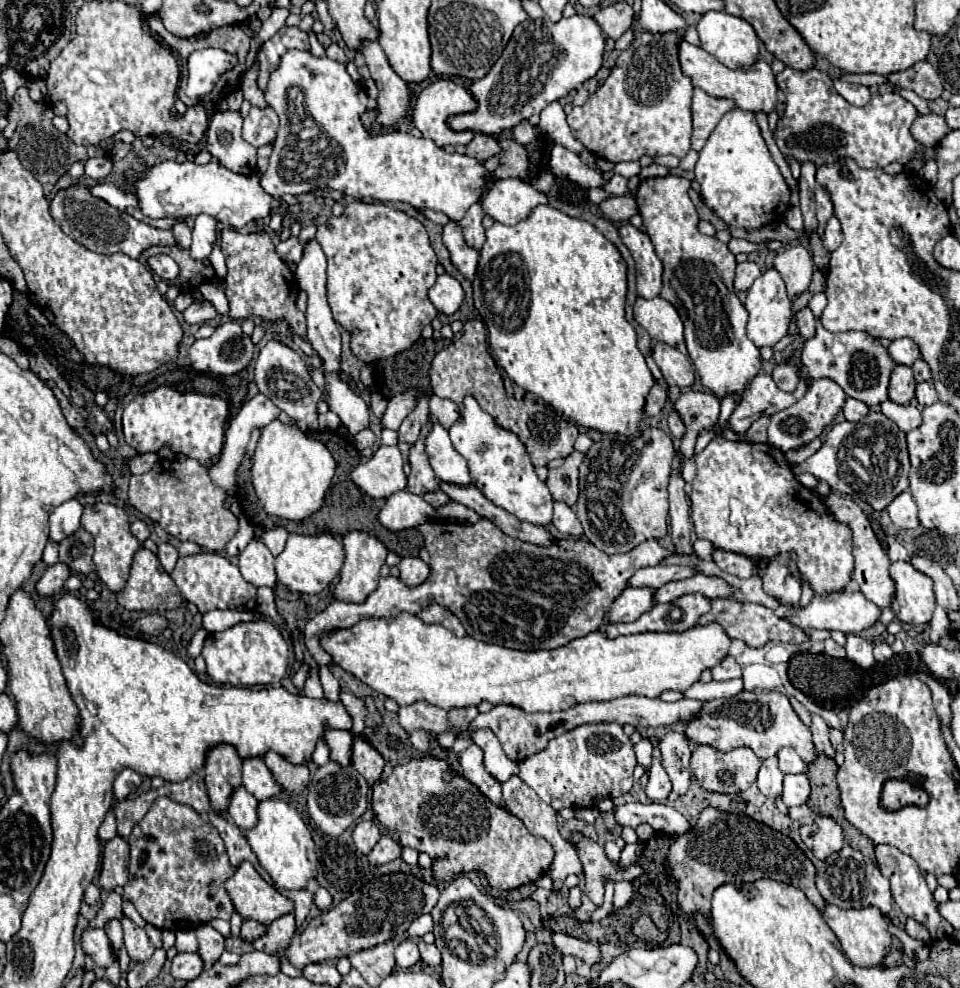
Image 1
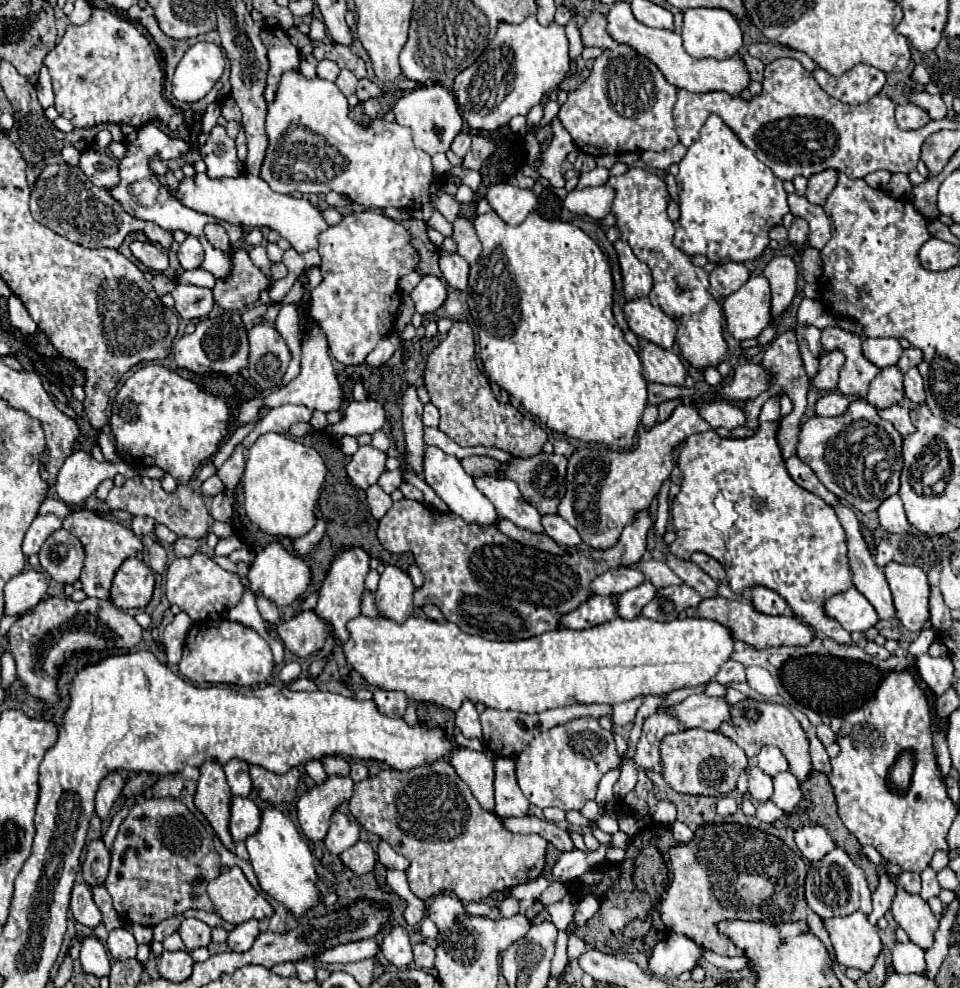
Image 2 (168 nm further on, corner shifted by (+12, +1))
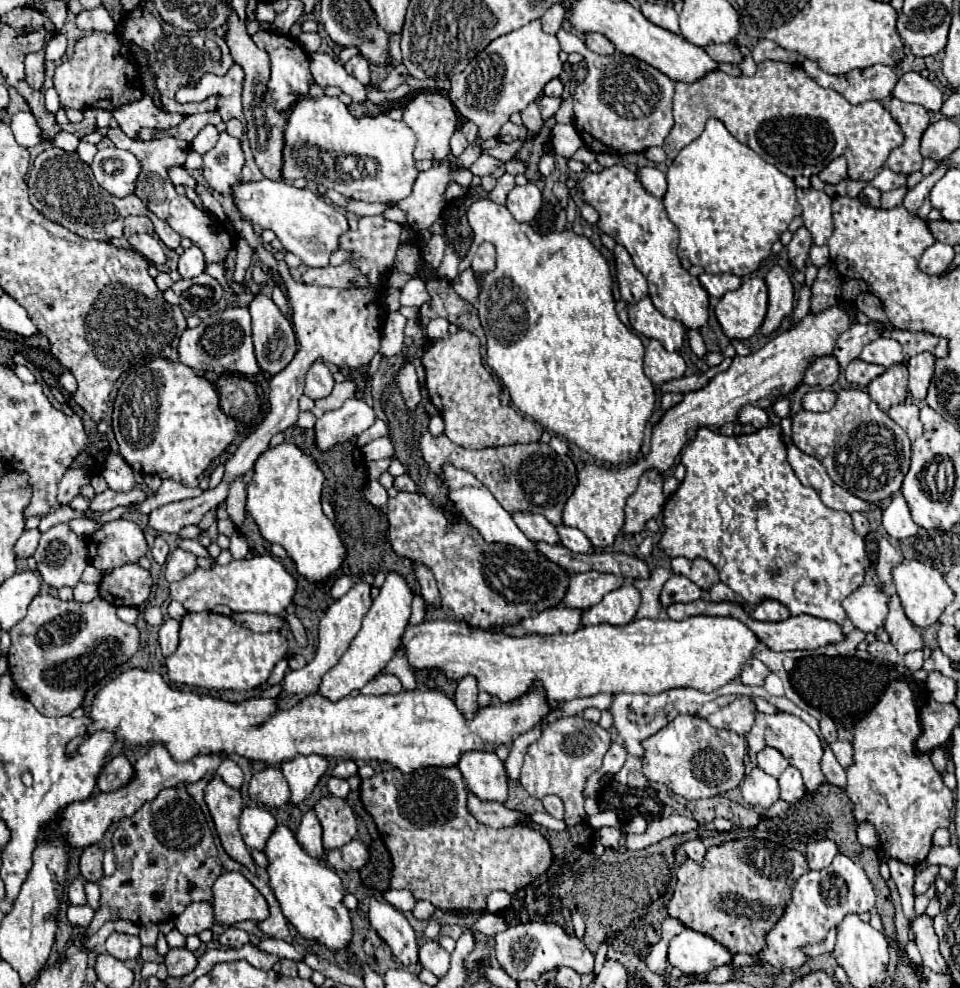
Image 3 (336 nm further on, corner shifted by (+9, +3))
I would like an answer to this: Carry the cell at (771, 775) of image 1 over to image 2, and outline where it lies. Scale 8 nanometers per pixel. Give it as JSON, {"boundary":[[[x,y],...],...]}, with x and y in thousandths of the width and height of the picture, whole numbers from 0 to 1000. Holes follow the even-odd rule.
{"boundary":[[[788,774],[779,776],[779,801],[788,811],[802,811],[804,807],[804,786],[798,784],[794,778],[790,778]]]}

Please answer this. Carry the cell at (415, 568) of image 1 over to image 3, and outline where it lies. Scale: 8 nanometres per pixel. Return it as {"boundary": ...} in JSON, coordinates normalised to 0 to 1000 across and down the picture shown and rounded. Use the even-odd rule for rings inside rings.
{"boundary":[[[407,578],[401,584],[401,590],[395,598],[395,602],[389,606],[380,627],[378,627],[378,635],[372,641],[372,645],[368,647],[366,655],[361,657],[361,661],[355,665],[355,669],[343,677],[332,693],[332,701],[345,710],[355,707],[359,703],[364,703],[370,697],[376,697],[382,689],[386,689],[393,681],[397,681],[401,677],[401,673],[405,671],[405,667],[411,663],[411,659],[416,657],[416,647],[426,631],[428,624],[428,606],[430,600],[422,588],[422,584],[418,584],[416,580]]]}

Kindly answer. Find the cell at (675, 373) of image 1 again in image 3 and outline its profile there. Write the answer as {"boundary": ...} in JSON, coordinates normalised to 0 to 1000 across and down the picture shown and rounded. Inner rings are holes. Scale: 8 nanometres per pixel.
{"boundary":[[[678,343],[672,351],[672,380],[682,390],[707,384],[714,380],[714,365],[707,357],[697,357],[684,343]]]}

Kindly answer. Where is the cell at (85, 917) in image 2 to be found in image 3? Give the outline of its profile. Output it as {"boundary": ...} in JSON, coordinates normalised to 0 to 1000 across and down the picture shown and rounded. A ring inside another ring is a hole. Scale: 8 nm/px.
{"boundary":[[[82,888],[78,890],[74,896],[72,896],[72,902],[70,902],[70,908],[72,908],[72,914],[74,916],[91,916],[91,908],[89,908],[89,892]]]}

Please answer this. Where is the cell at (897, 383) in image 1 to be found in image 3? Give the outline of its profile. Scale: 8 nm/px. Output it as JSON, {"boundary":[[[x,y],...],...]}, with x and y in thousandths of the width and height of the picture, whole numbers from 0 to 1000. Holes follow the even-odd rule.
{"boundary":[[[941,367],[928,369],[920,380],[905,388],[903,398],[920,416],[926,416],[926,412],[936,410],[945,404],[945,382],[945,371]]]}

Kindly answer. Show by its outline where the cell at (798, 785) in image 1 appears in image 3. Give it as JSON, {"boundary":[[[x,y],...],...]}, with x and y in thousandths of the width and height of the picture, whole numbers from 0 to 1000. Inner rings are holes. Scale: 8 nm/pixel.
{"boundary":[[[824,774],[814,782],[811,797],[814,797],[814,809],[820,811],[822,815],[826,815],[828,811],[832,811],[839,805],[839,795],[836,795],[834,782]]]}

